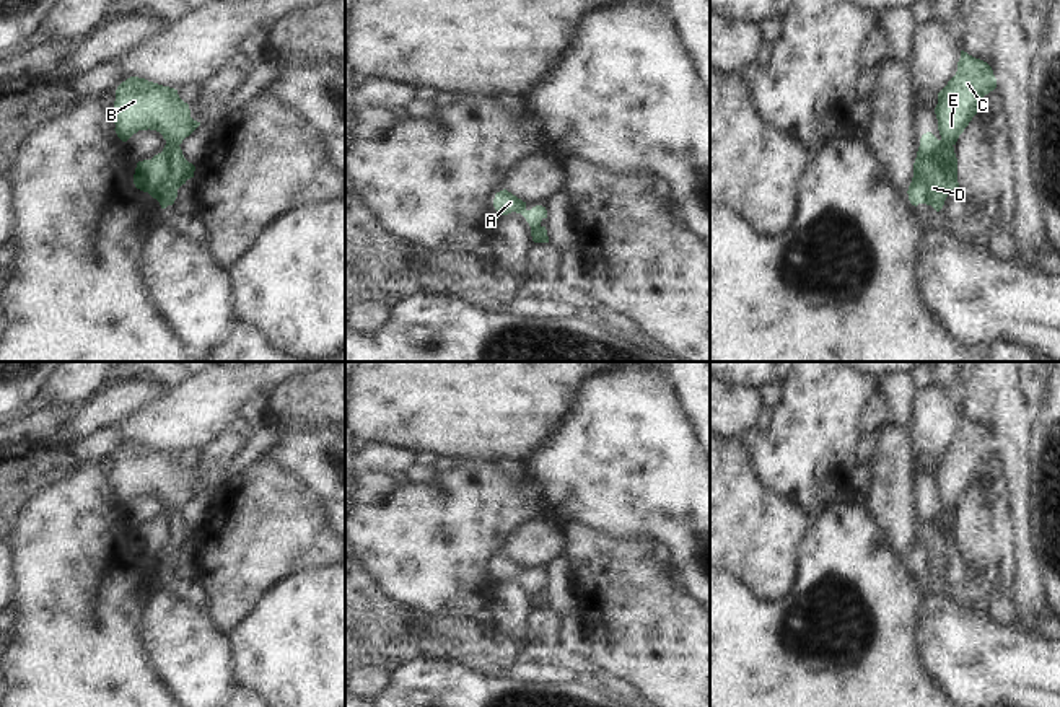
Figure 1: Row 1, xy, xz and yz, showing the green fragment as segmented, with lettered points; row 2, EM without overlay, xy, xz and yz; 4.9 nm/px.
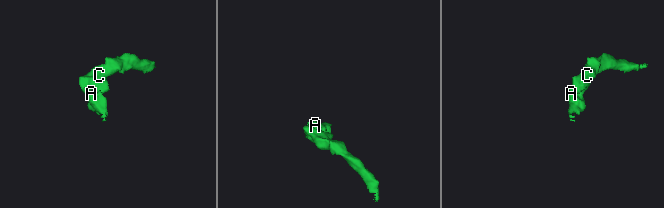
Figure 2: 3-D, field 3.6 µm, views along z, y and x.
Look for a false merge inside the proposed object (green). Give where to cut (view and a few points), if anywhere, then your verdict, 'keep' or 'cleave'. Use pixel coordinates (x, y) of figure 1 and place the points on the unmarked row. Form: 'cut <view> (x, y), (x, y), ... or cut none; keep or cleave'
cut xy (166, 505), (178, 510); cleave

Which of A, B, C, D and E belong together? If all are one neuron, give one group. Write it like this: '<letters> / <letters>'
A D / B C E

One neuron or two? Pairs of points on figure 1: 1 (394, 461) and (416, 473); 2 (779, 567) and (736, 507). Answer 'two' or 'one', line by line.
1: two
2: one

